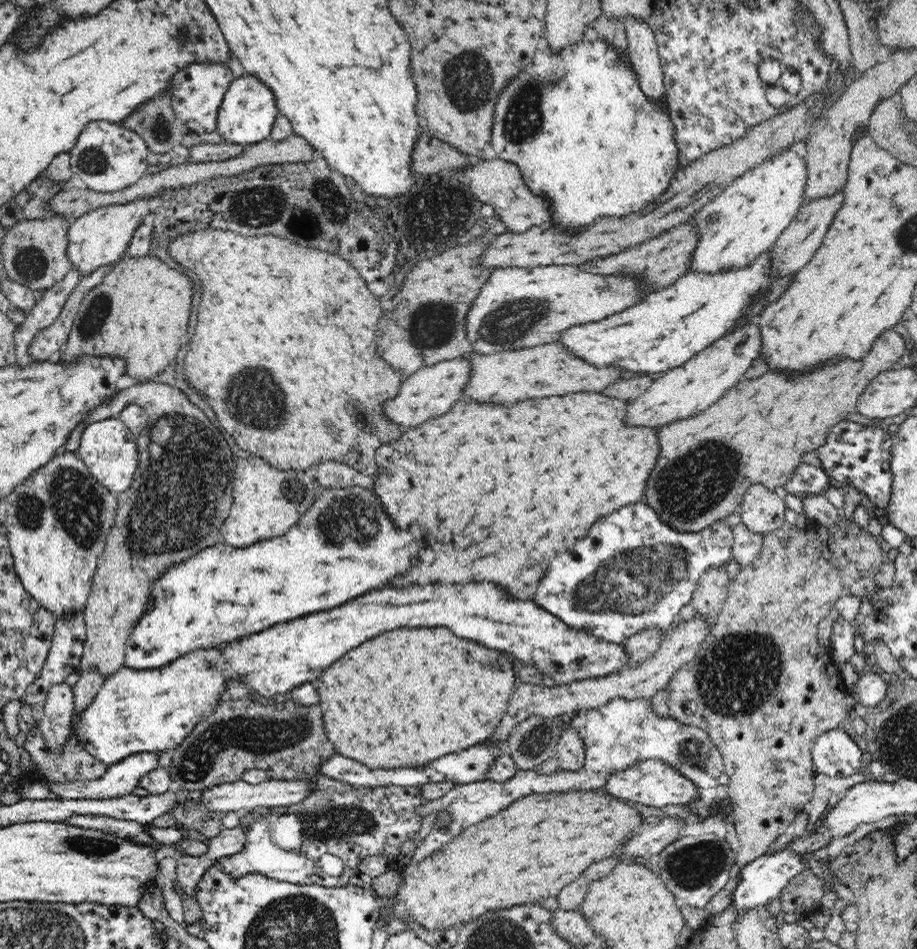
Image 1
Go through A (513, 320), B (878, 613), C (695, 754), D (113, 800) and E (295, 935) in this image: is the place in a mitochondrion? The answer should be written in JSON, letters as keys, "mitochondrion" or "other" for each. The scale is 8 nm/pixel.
{"A":"mitochondrion","B":"other","C":"mitochondrion","D":"other","E":"mitochondrion"}

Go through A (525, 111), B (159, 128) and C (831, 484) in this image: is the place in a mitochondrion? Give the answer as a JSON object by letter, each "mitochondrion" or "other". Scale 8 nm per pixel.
{"A":"mitochondrion","B":"mitochondrion","C":"other"}

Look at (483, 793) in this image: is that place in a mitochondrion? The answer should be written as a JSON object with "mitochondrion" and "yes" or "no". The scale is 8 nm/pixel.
{"mitochondrion":"no"}

